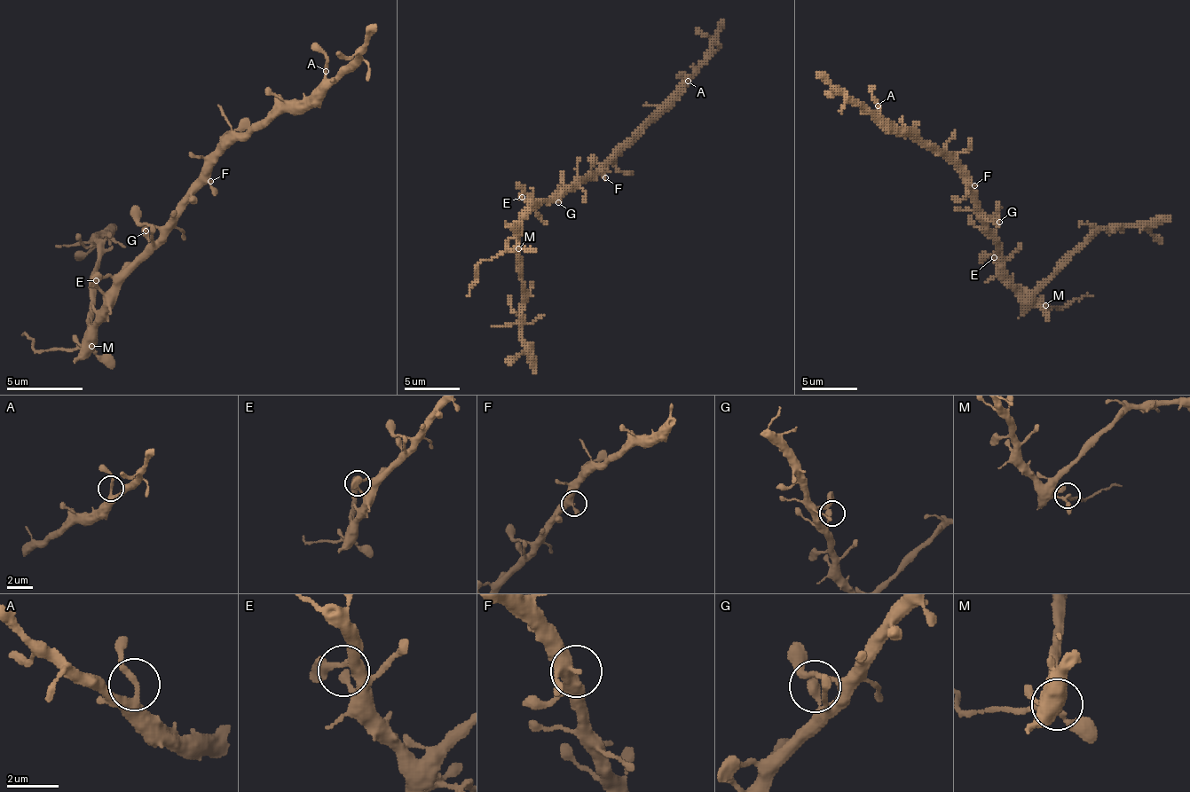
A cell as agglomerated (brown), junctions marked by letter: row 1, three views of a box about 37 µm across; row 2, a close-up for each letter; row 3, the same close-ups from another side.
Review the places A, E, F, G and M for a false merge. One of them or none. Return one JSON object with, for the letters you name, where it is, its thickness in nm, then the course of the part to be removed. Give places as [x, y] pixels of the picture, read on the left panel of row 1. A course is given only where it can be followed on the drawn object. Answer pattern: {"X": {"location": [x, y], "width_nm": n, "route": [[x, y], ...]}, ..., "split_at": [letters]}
{"M": {"location": [91, 346], "width_nm": 200, "route": [[92, 345], [43, 349], [19, 333]]}, "split_at": ["M"]}

